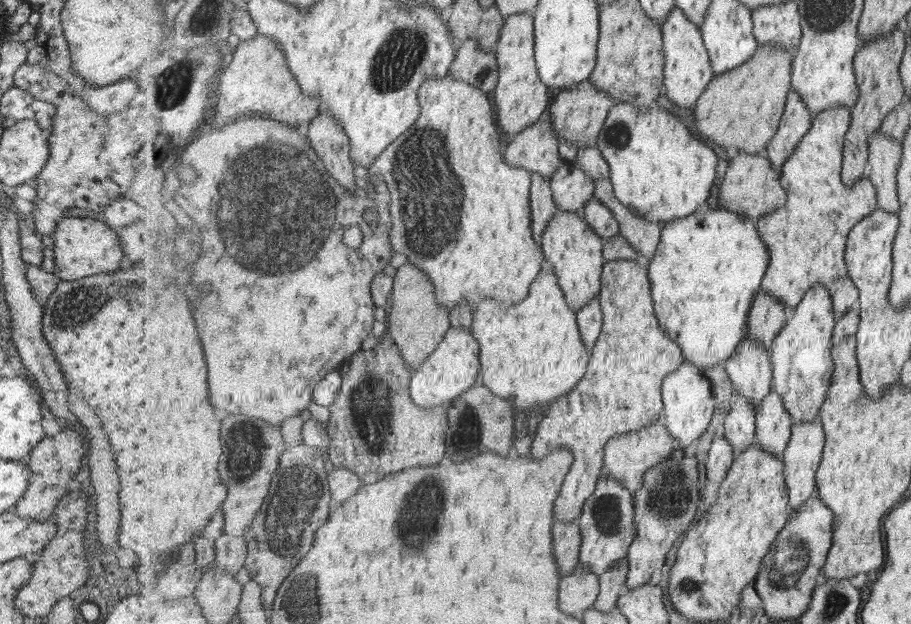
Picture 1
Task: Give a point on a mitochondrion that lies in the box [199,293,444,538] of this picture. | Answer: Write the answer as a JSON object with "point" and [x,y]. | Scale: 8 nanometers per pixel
{"point":[284,505]}

